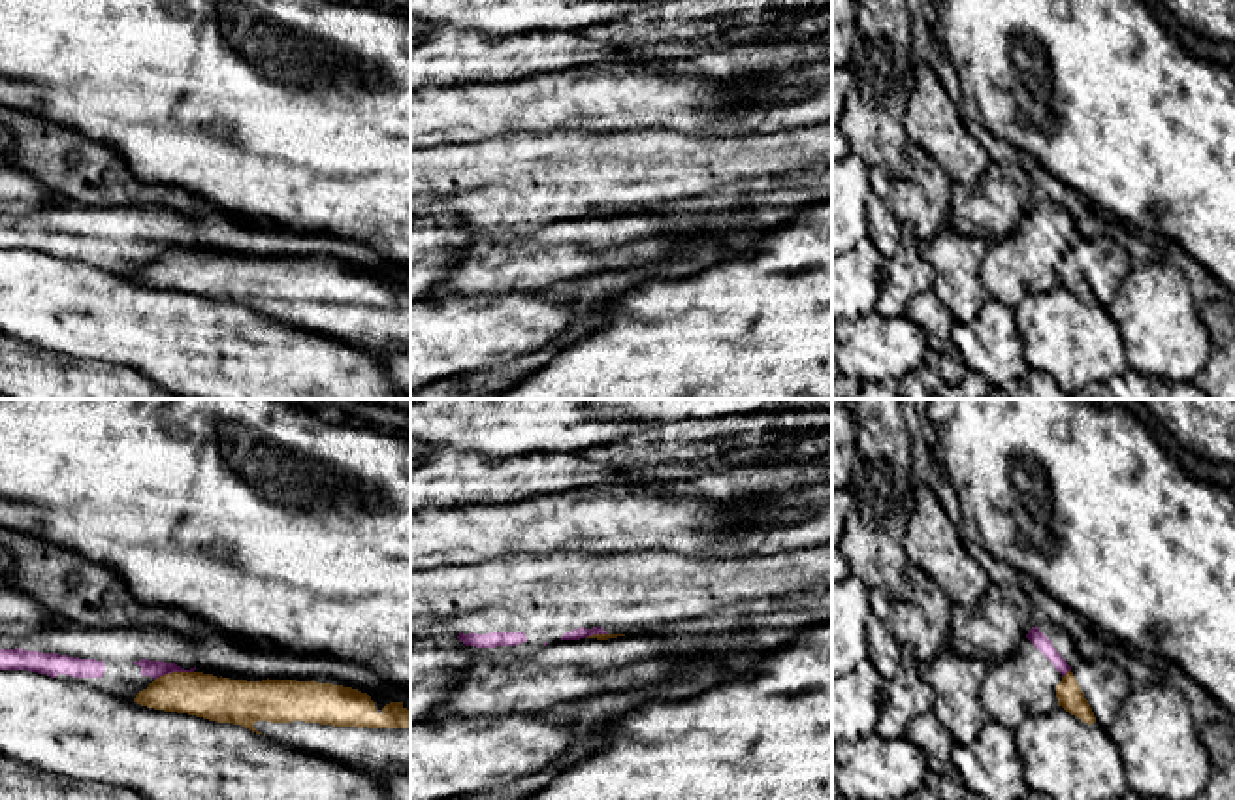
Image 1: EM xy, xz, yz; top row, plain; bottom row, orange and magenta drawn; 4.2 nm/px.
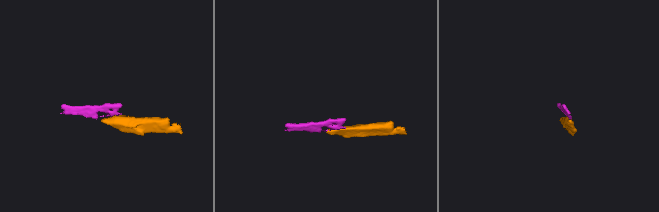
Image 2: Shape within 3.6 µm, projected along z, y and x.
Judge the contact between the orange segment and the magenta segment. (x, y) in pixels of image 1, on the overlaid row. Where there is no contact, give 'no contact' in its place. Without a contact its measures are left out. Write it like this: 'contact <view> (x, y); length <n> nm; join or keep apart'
contact xy (174, 672); length 170 nm; keep apart

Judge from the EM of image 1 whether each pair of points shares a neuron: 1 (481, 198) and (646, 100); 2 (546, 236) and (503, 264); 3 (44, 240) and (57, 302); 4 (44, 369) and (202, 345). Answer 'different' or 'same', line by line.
1: different
2: same
3: different
4: different

